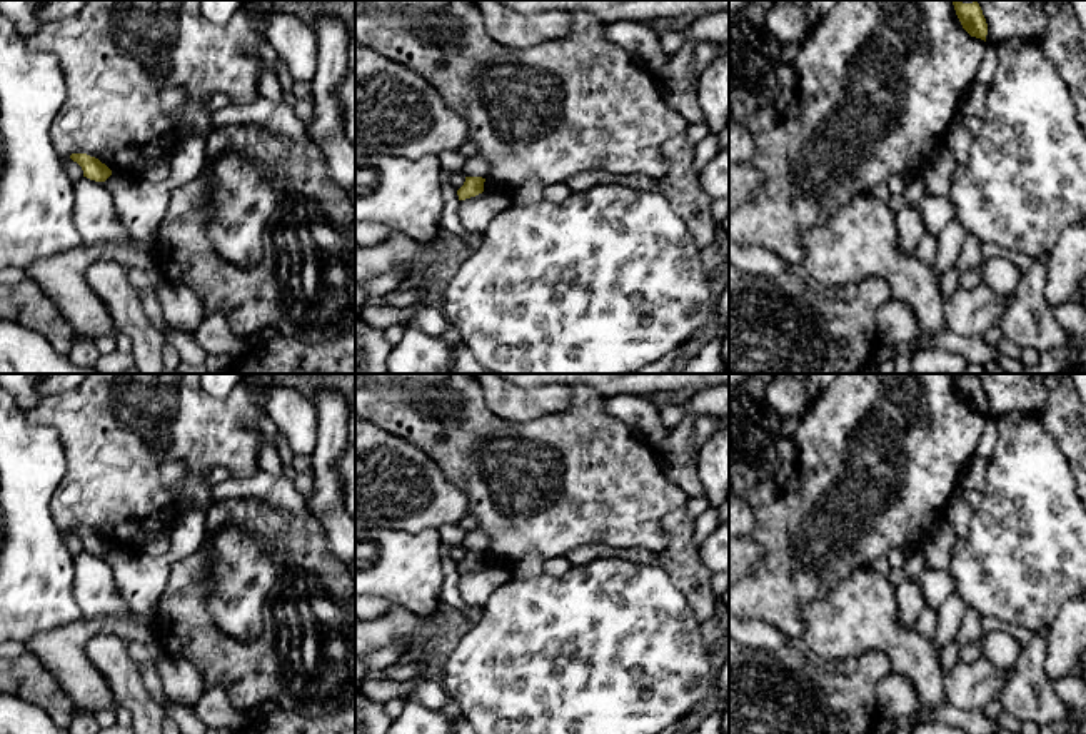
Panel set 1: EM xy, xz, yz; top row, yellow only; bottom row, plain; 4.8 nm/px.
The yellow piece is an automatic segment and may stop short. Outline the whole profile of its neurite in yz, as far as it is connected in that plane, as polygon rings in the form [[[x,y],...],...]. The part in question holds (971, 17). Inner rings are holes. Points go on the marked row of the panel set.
[[[953,0],[953,5],[954,5],[956,15],[963,28],[971,37],[976,37],[986,42],[988,23],[986,23],[986,18],[983,15],[979,3],[978,2],[963,3],[963,2]]]

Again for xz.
[[[465,177],[464,185],[457,190],[459,200],[465,200],[465,199],[482,194],[484,182],[485,178],[482,177]]]

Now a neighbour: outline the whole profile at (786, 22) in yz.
[[[791,0],[774,3],[766,13],[767,30],[782,43],[802,43],[812,25],[807,22],[802,7]]]

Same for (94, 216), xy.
[[[82,177],[75,184],[73,224],[83,245],[108,240],[133,240],[115,214],[112,194],[105,182]]]

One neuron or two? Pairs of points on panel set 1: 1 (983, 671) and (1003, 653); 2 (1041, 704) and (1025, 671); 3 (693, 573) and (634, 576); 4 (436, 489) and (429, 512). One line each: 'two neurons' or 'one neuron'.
1: two neurons
2: one neuron
3: two neurons
4: one neuron

